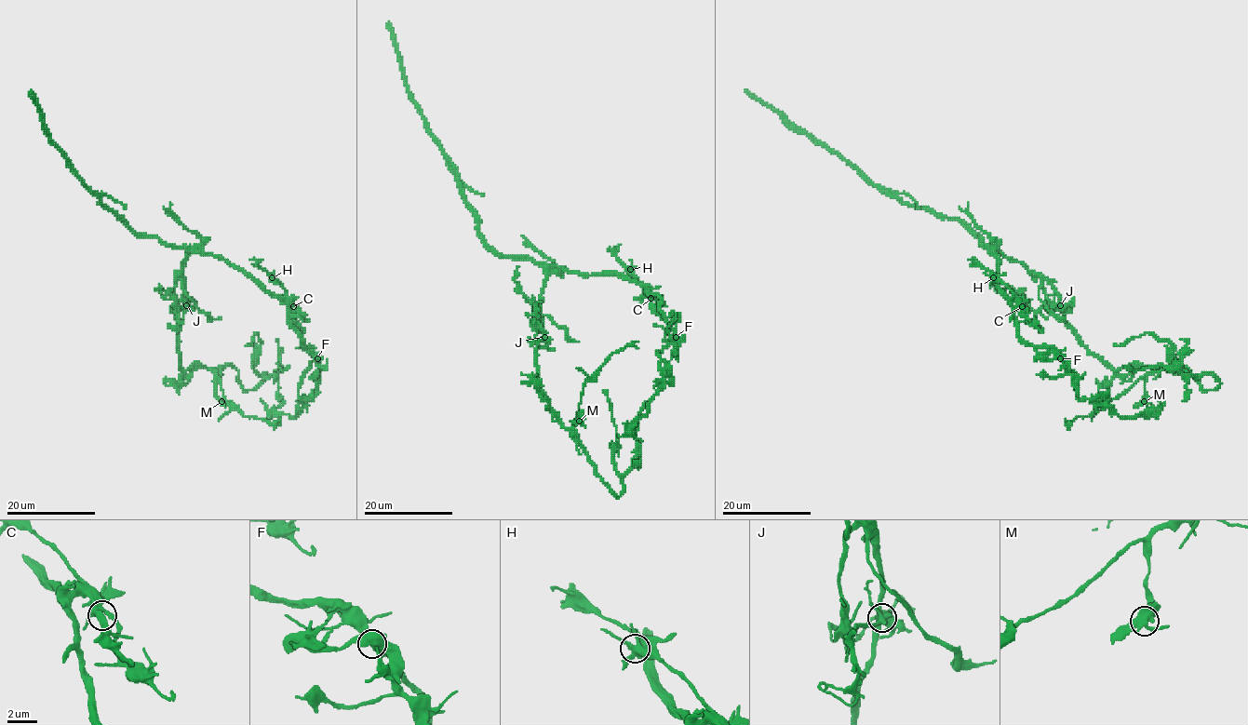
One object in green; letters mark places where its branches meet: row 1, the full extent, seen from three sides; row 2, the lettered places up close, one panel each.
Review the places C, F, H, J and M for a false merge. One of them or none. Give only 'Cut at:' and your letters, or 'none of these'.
Cut at: J

